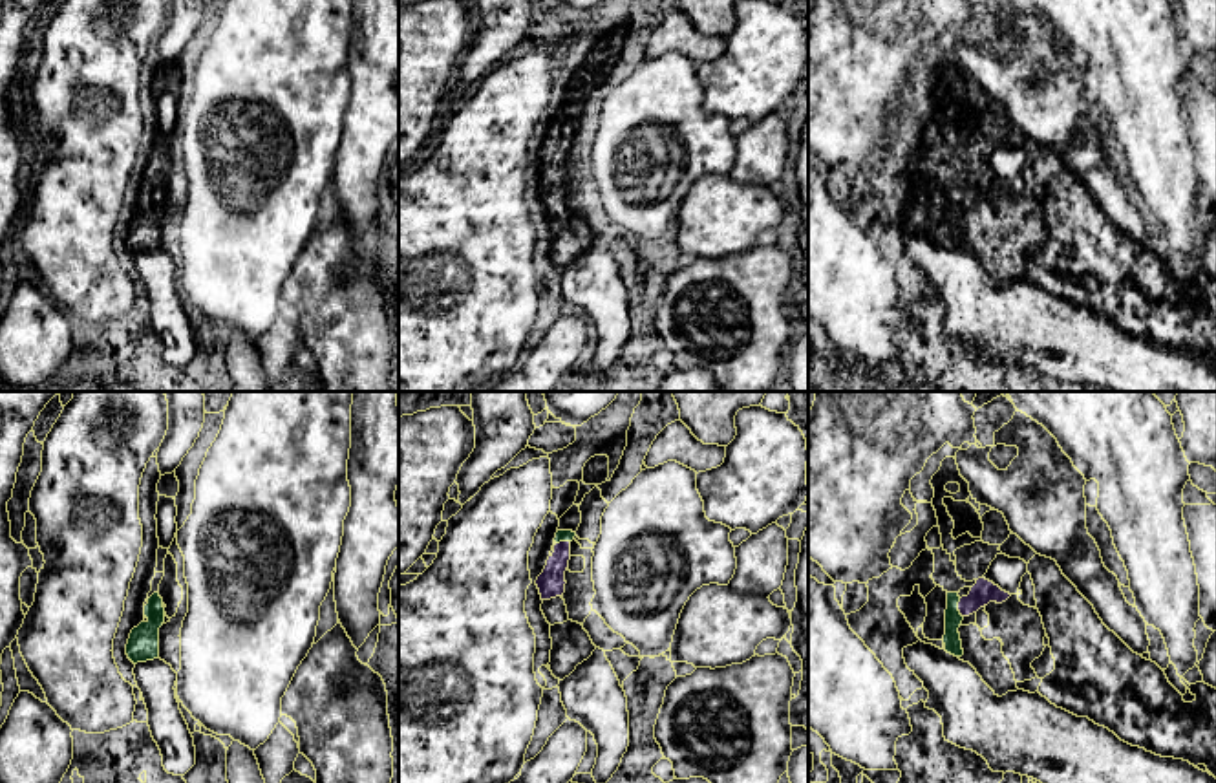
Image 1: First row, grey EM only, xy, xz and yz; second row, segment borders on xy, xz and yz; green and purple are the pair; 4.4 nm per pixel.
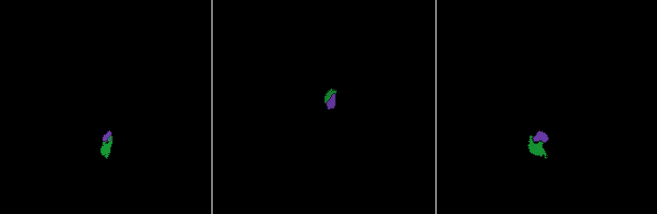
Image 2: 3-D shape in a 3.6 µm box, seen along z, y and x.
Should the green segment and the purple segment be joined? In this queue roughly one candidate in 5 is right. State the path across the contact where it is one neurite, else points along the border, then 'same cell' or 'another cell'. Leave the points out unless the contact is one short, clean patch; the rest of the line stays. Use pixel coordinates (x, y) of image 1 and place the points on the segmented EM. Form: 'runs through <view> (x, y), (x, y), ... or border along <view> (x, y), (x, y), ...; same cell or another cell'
same cell

